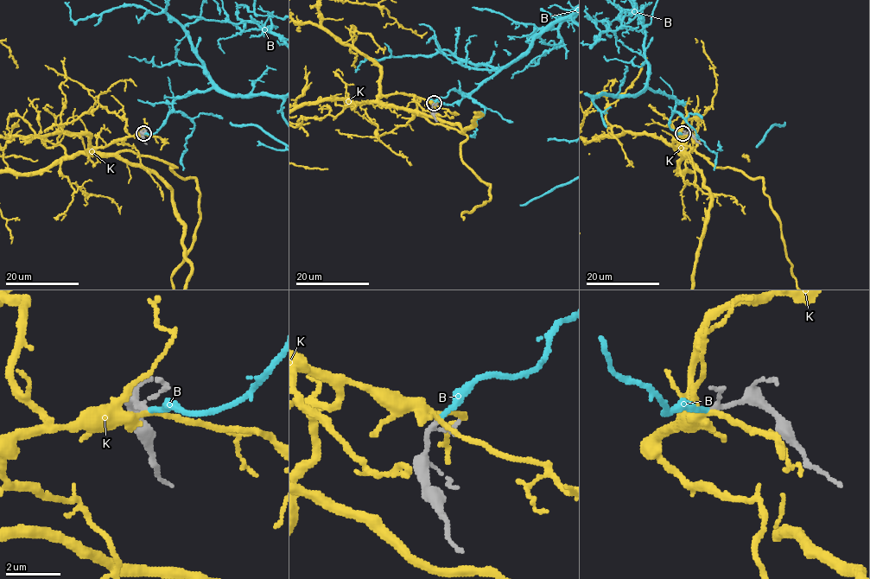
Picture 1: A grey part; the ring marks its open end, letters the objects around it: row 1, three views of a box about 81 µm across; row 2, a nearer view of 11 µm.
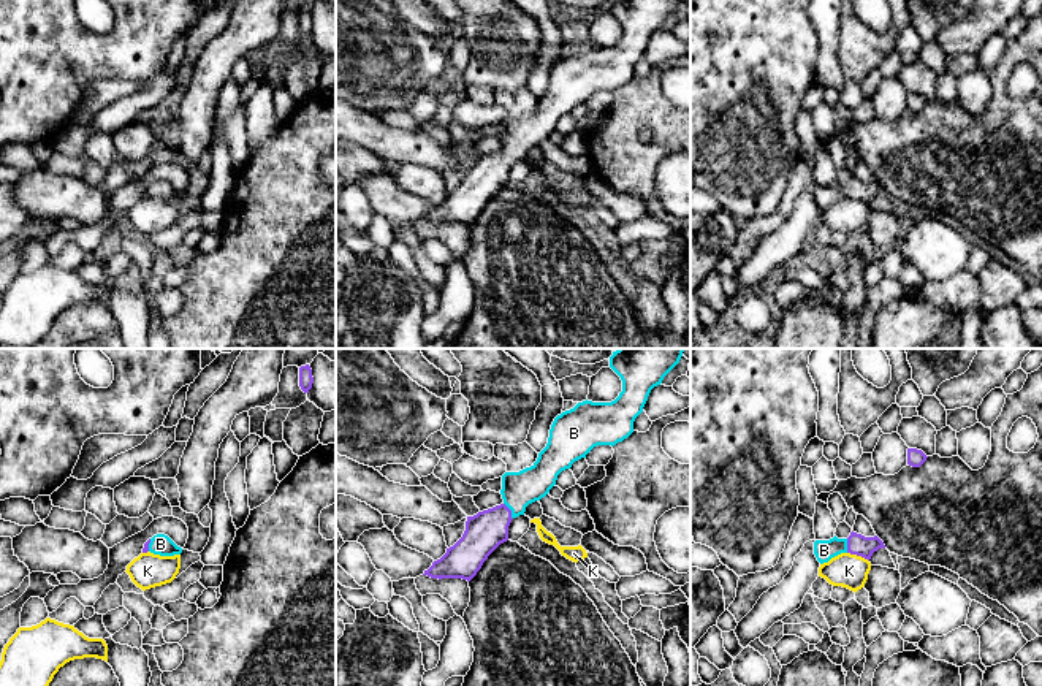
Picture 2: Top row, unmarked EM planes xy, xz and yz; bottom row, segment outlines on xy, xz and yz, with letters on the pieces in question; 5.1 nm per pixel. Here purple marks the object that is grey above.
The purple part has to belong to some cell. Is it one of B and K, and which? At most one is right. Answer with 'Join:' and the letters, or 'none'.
Join: B

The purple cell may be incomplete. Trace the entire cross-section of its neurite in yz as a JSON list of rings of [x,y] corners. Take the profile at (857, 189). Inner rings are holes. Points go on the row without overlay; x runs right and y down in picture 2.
[[[854,176],[847,184],[838,184],[835,181],[830,185],[814,187],[814,200],[820,209],[828,208],[831,203],[841,198],[857,200],[869,206],[873,198],[879,193],[885,193],[885,190],[877,181],[865,182]]]

